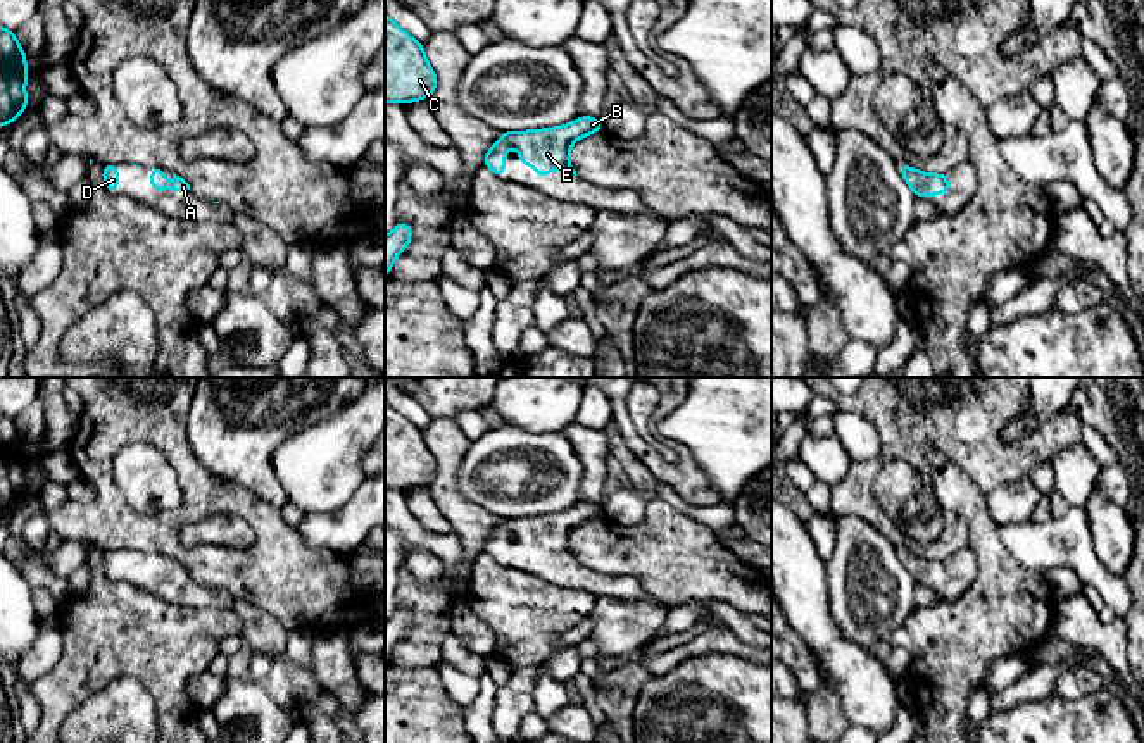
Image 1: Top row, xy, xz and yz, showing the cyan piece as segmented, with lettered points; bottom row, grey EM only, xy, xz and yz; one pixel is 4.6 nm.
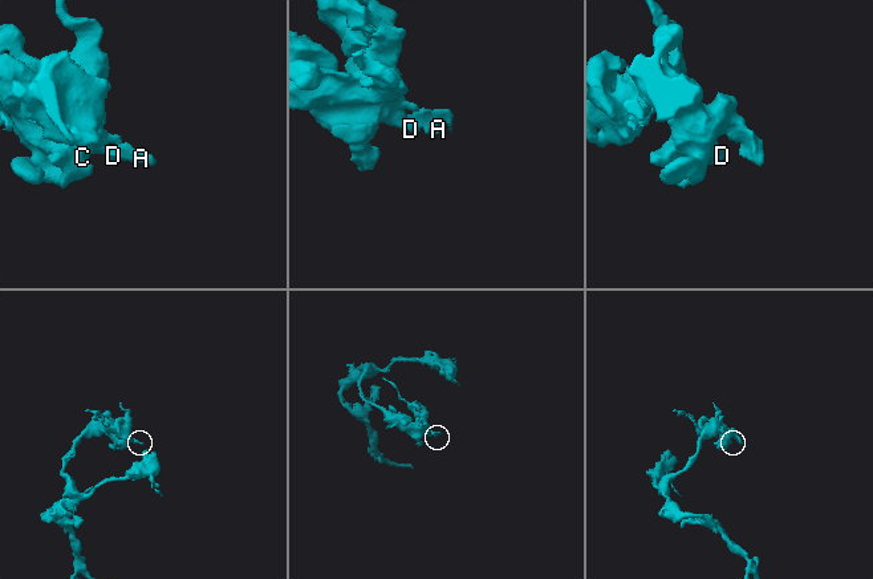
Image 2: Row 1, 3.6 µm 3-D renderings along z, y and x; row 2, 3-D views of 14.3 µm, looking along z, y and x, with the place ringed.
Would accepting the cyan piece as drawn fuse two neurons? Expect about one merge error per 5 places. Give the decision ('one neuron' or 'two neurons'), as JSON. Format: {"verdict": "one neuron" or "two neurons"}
{"verdict": "one neuron"}

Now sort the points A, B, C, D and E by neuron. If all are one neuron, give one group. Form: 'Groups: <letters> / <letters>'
Groups: A B C D E

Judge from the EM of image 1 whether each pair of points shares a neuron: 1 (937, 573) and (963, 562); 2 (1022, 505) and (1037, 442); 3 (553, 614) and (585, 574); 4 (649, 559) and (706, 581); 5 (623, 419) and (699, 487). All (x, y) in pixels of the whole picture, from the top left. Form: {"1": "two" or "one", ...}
{"1": "one", "2": "two", "3": "two", "4": "one", "5": "one"}

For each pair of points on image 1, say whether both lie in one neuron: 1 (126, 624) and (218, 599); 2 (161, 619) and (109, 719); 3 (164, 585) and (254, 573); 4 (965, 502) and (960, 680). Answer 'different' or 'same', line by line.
1: different
2: different
3: different
4: same

